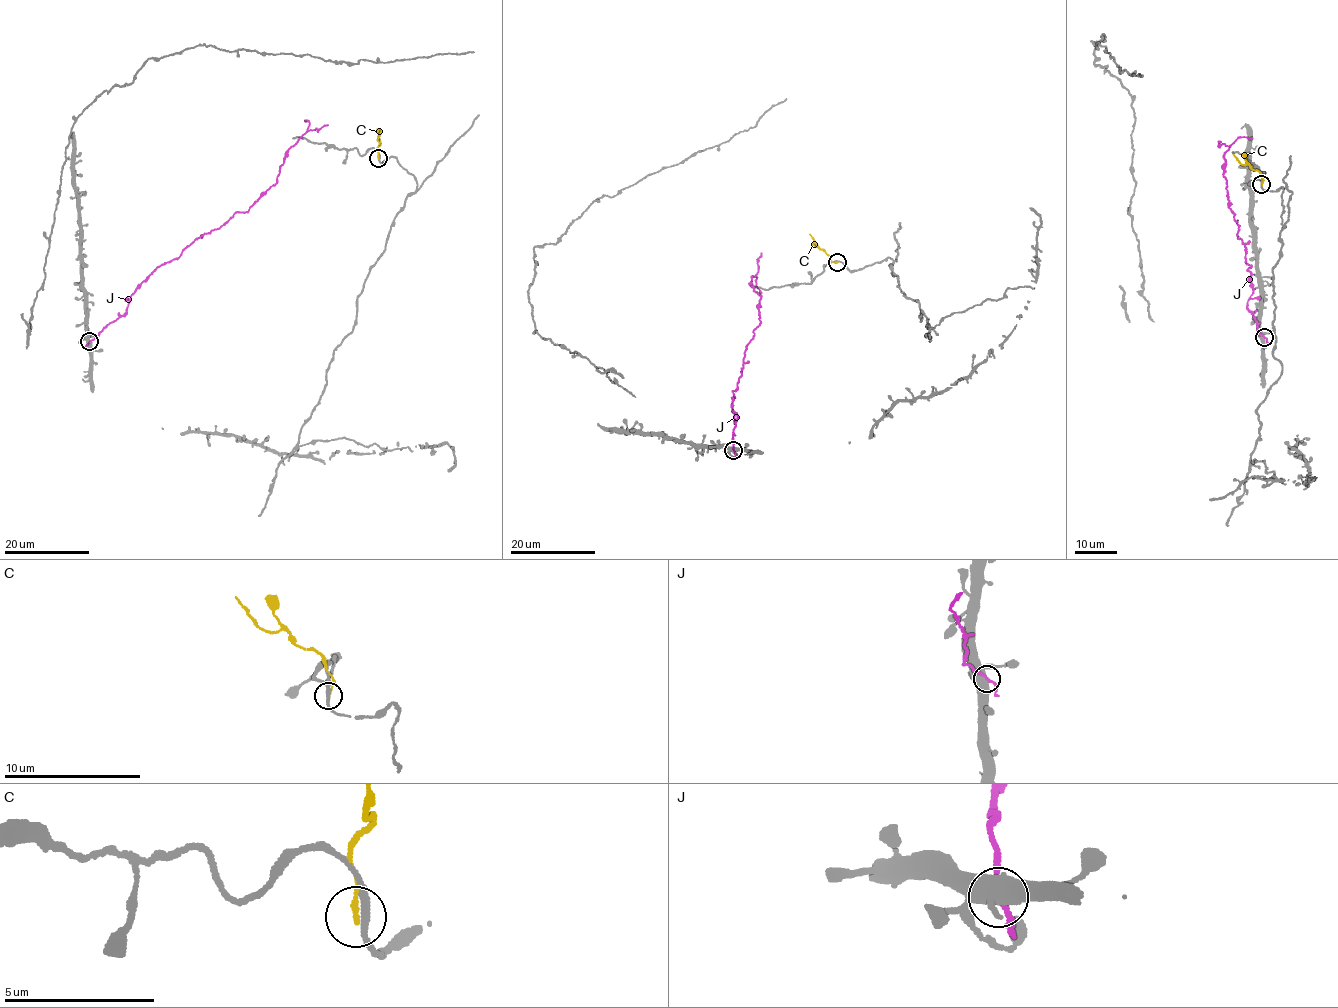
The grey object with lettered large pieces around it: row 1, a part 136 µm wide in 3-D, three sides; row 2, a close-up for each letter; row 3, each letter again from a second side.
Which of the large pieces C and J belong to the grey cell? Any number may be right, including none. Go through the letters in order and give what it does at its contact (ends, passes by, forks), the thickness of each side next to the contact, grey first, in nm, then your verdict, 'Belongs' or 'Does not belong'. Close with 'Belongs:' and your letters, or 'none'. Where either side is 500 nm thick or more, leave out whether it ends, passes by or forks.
C: It ends there. Thickness 240 nm (grey) against 190 nm. Does not belong
J: It passes by. Thickness 440 nm (grey) against 150 nm. Does not belong
Belongs: none

